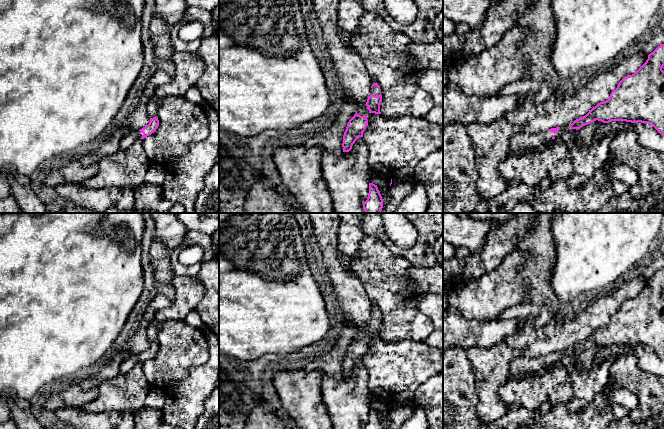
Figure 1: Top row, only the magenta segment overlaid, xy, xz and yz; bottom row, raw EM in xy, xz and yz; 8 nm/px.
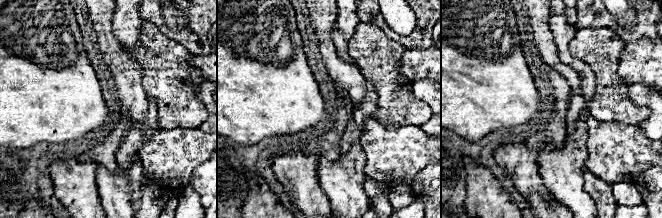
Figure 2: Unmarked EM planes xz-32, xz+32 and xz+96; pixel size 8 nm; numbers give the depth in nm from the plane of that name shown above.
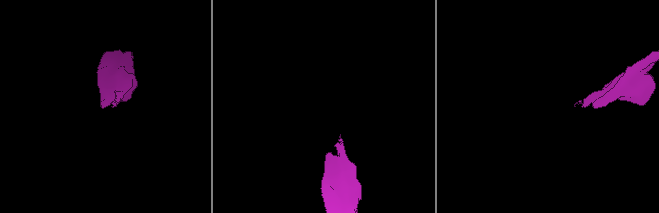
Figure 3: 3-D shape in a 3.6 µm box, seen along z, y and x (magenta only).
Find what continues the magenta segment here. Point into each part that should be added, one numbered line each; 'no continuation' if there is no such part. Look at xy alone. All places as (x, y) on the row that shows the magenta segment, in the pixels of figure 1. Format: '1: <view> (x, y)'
1: xy (129, 137)

